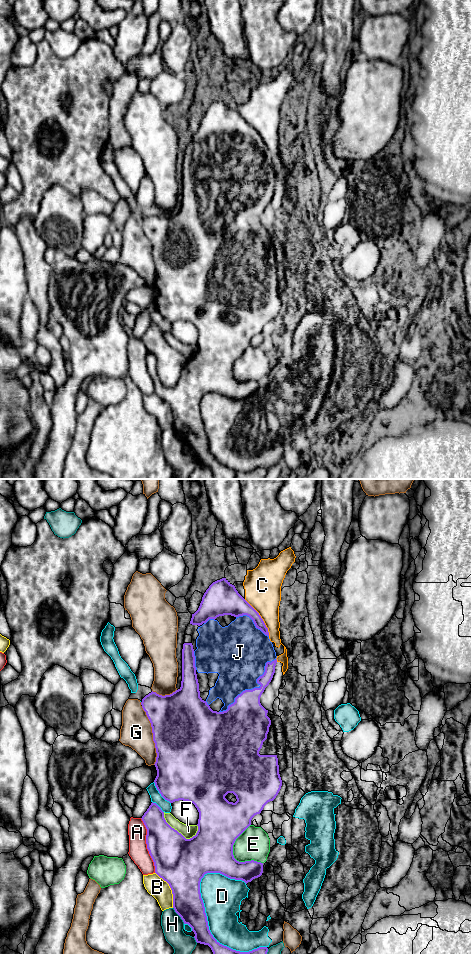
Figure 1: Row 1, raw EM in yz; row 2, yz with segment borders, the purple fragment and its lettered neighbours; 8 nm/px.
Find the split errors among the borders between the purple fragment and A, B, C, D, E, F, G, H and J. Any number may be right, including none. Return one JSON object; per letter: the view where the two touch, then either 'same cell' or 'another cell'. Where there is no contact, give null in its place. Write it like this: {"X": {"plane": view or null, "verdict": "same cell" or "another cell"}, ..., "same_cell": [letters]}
{"A": {"plane": "yz", "verdict": "another cell"}, "B": {"plane": "yz", "verdict": "another cell"}, "C": {"plane": "yz", "verdict": "another cell"}, "D": {"plane": "yz", "verdict": "another cell"}, "E": {"plane": "yz", "verdict": "another cell"}, "F": {"plane": "yz", "verdict": "another cell"}, "G": {"plane": "yz", "verdict": "another cell"}, "H": {"plane": "yz", "verdict": "another cell"}, "J": {"plane": "yz", "verdict": "same cell"}, "same_cell": ["J"]}

